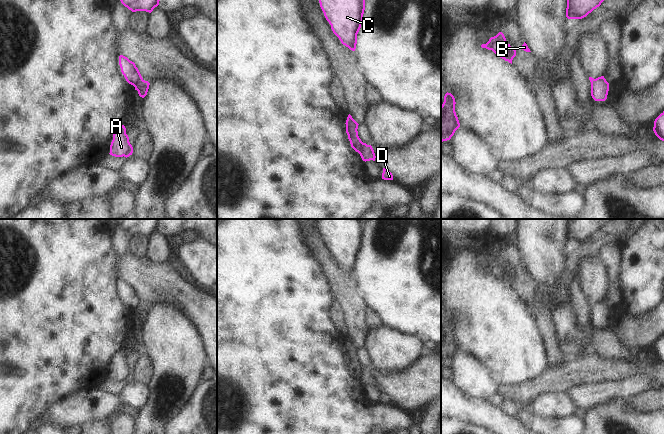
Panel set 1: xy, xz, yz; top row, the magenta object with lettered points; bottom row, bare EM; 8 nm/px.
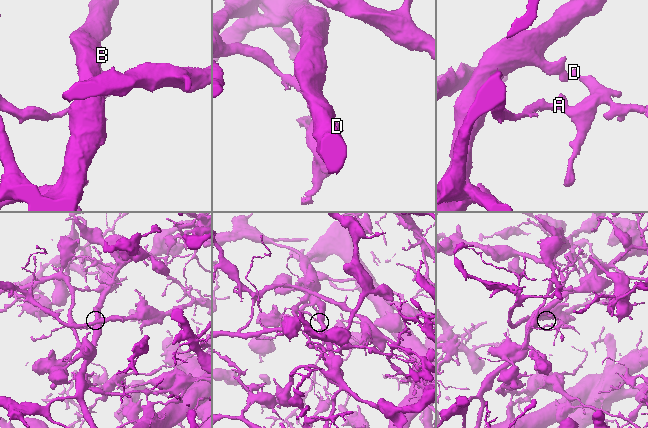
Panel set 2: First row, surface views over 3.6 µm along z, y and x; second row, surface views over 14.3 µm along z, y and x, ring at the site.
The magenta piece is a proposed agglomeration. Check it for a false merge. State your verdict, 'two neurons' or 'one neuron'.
two neurons

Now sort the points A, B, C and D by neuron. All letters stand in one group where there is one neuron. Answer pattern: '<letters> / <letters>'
A D / B C

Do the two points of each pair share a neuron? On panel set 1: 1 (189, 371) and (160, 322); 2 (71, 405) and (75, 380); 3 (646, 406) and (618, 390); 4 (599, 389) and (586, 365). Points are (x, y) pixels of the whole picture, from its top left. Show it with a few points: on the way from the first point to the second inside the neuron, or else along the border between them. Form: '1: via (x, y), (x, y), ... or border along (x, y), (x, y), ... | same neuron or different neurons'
1: via (180, 359), (178, 348), (170, 334) | same neuron
2: border along (96, 389), (83, 389), (65, 396), (52, 406) | different neurons
3: border along (653, 390), (625, 400) | different neurons
4: border along (618, 378), (602, 379), (572, 388) | different neurons

